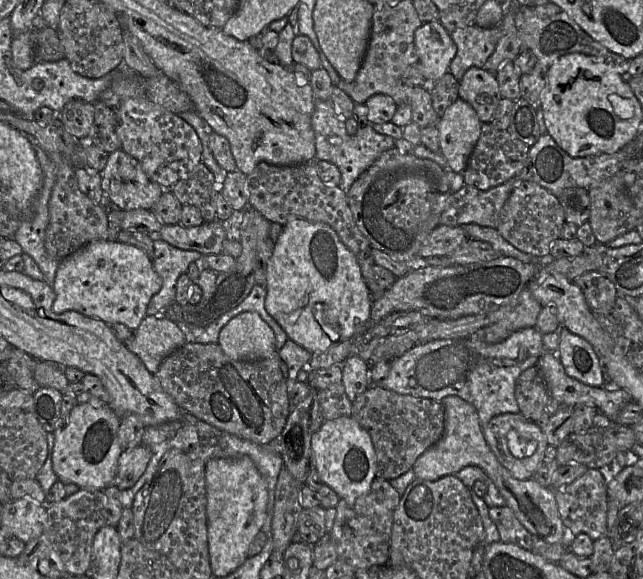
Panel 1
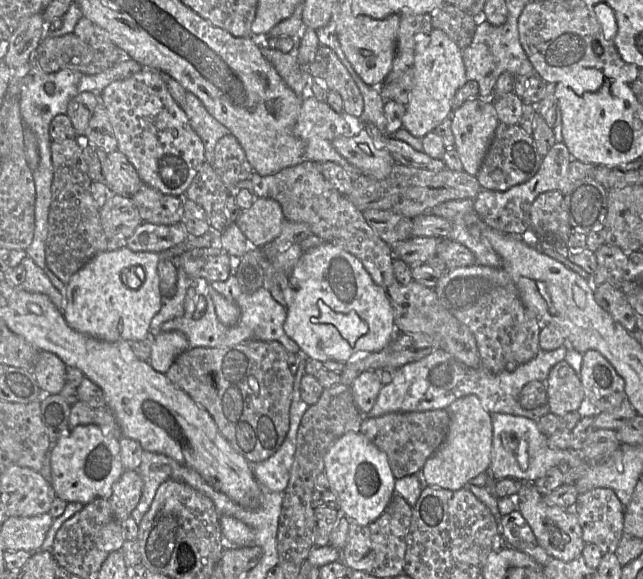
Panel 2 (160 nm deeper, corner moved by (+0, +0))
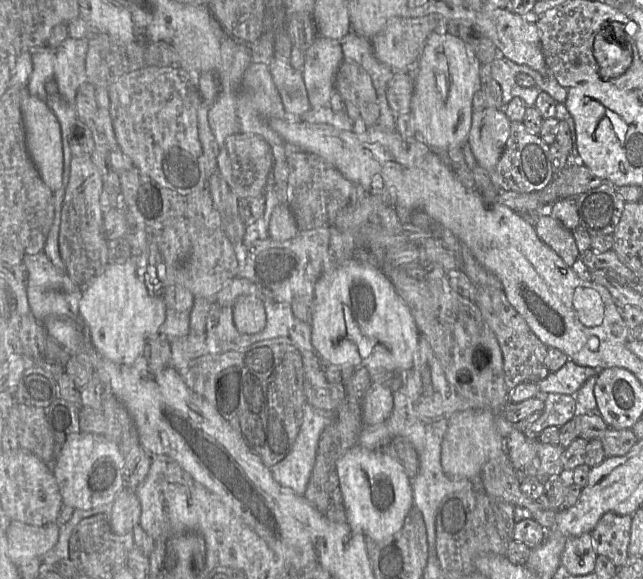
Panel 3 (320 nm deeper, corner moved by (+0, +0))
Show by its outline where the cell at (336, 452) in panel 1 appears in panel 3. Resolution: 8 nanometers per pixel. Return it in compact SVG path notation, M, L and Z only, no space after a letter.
M355 445L337 461L335 472L339 479L347 523L350 526L374 541L382 541L402 528L406 515L413 507L412 480L395 460L379 450L369 450Z

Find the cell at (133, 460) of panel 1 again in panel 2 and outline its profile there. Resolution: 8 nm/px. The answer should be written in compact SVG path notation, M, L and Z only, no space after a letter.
M124 470L113 484L110 504L119 522L131 516L140 501L142 489L143 480L137 470Z

